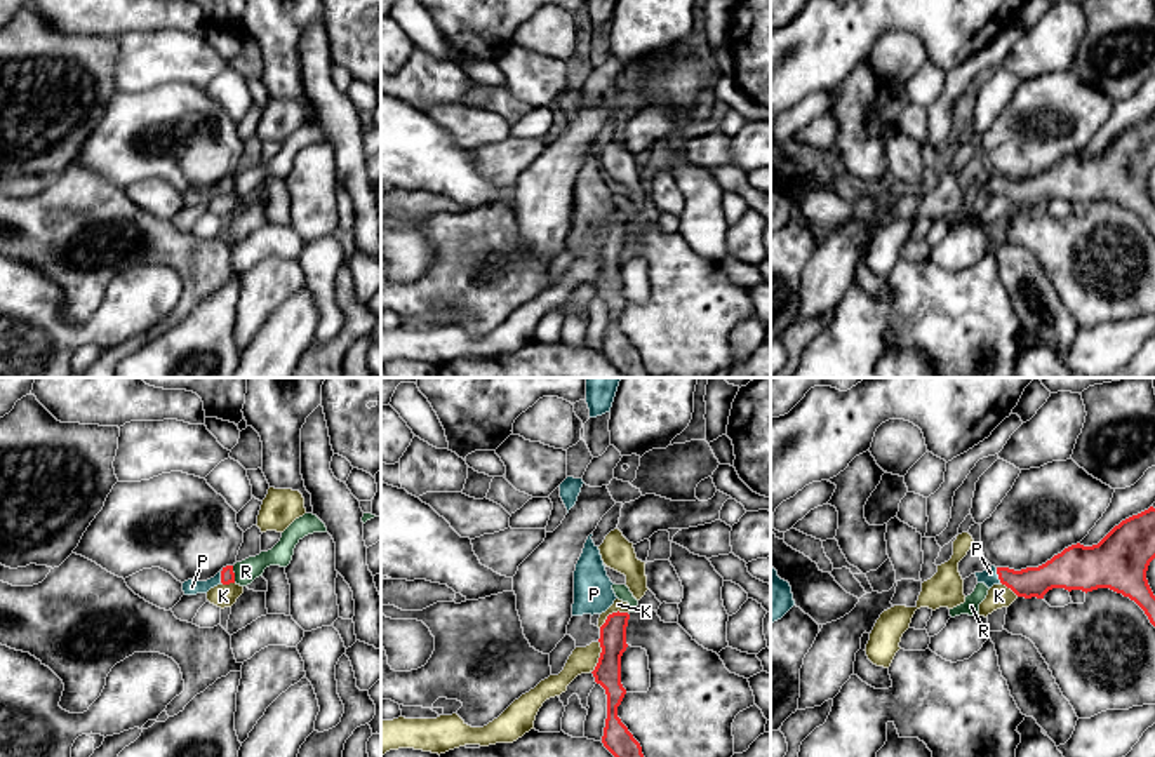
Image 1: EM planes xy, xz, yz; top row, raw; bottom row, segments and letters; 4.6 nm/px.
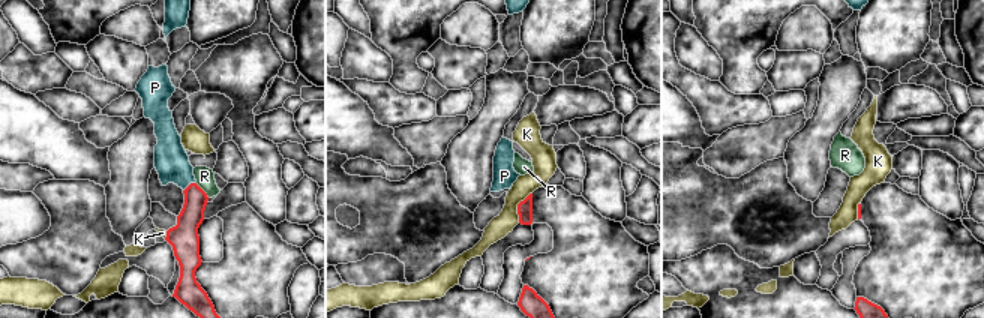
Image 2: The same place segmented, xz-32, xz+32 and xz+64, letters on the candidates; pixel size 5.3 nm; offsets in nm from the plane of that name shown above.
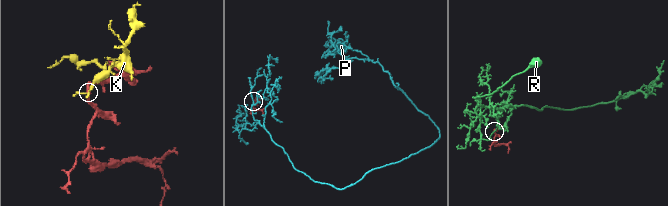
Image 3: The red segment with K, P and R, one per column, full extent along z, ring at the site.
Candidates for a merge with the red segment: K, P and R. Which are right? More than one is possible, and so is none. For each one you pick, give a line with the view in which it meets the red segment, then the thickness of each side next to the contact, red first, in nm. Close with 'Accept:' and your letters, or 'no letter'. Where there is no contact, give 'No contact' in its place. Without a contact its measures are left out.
P: Touches red in yz. Thickness 140 nm (red) against 70 nm
Accept: P

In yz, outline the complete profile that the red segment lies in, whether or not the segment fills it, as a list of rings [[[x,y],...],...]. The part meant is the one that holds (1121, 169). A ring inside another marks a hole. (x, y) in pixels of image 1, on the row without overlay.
[[[1155,118],[1115,136],[1098,155],[1065,158],[1038,178],[995,178],[974,183],[988,198],[1005,195],[1018,207],[1044,209],[1052,198],[1092,202],[1110,198],[1134,211],[1155,237],[1155,205],[1146,181],[1155,169]]]

